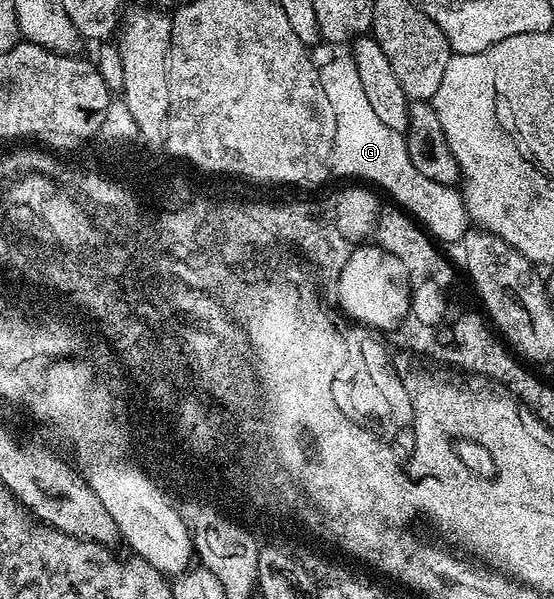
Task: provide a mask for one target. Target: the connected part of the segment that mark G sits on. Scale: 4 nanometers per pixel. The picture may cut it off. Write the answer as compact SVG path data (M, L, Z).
M352 54L337 55L325 64L322 62L319 81L331 105L331 113L335 113L335 141L330 159L332 174L377 183L403 211L421 223L434 240L453 245L462 241L471 225L462 194L454 186L433 182L419 173L411 162L404 134L387 128L371 109Z

